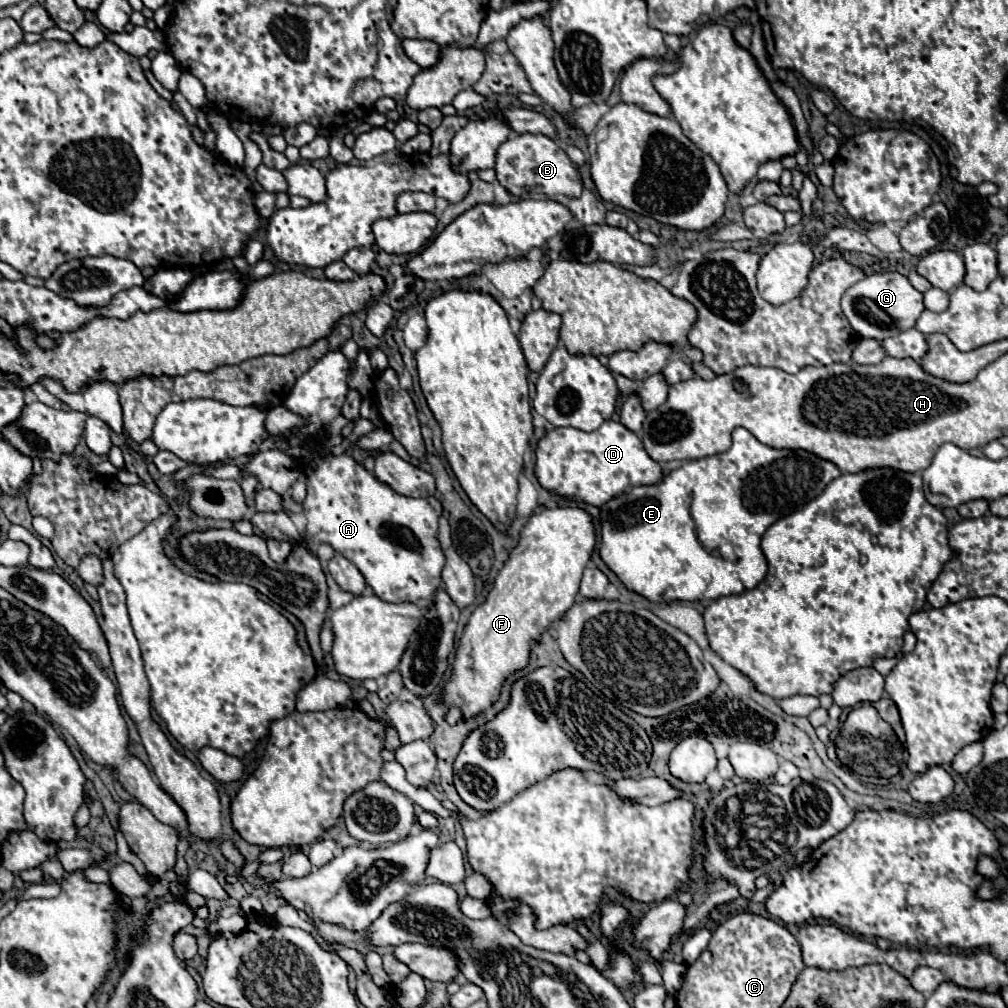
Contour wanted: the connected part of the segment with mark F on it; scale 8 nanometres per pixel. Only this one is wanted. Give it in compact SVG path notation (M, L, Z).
M558 506L558 508L546 508L530 516L530 520L526 522L522 530L522 538L518 546L512 550L510 558L500 570L486 602L472 612L464 628L464 636L458 646L452 678L446 684L446 692L442 696L442 700L448 706L460 708L462 716L468 718L488 708L498 698L500 684L506 680L506 676L512 674L514 670L522 670L528 664L528 646L536 642L536 638L542 632L546 632L548 626L576 602L580 578L592 556L590 552L594 550L594 544L596 544L596 530L594 530L590 514L584 508Z

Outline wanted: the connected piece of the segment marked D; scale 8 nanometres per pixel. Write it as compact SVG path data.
M614 420L604 422L594 432L554 428L538 442L536 458L536 476L546 490L594 506L604 506L630 486L658 484L664 476L664 468L646 454L642 440Z

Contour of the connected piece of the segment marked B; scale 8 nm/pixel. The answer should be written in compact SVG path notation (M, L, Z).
M542 134L510 136L508 142L498 148L494 170L498 182L518 198L528 198L530 192L546 194L548 198L552 198L554 194L574 198L582 190L582 182L578 180L578 168L552 138Z

